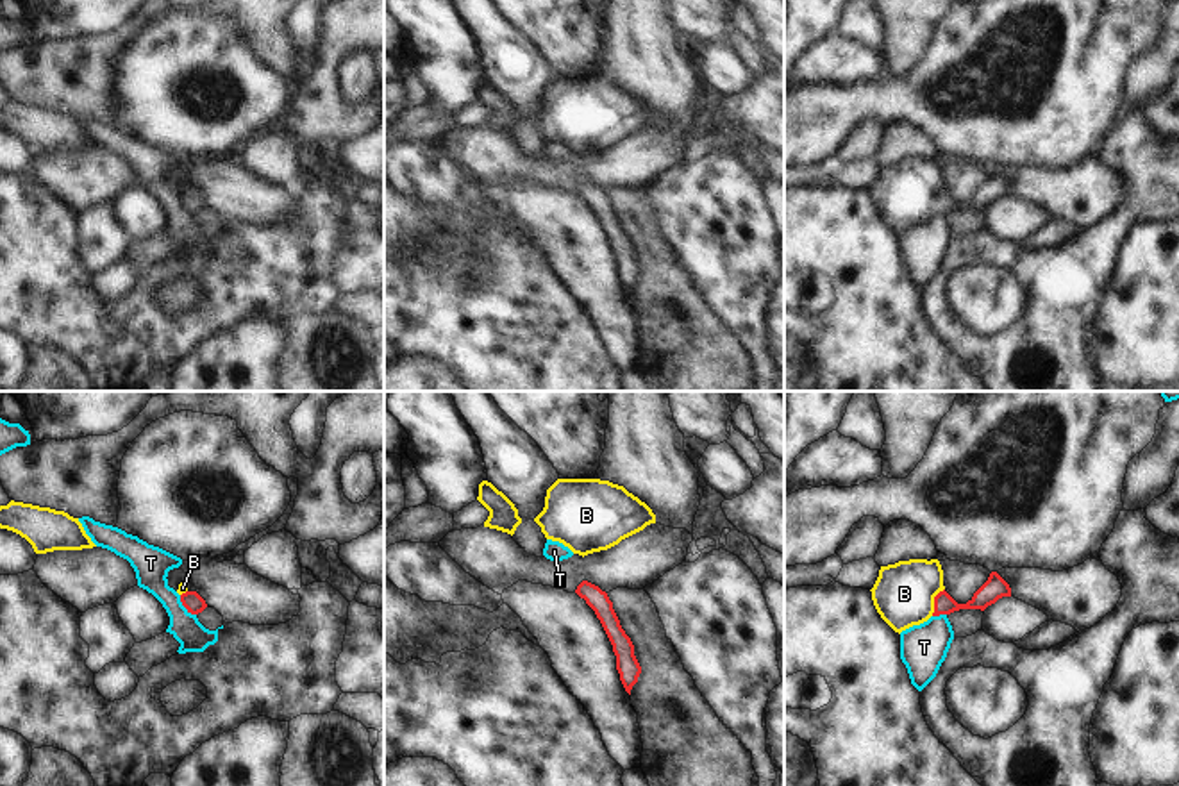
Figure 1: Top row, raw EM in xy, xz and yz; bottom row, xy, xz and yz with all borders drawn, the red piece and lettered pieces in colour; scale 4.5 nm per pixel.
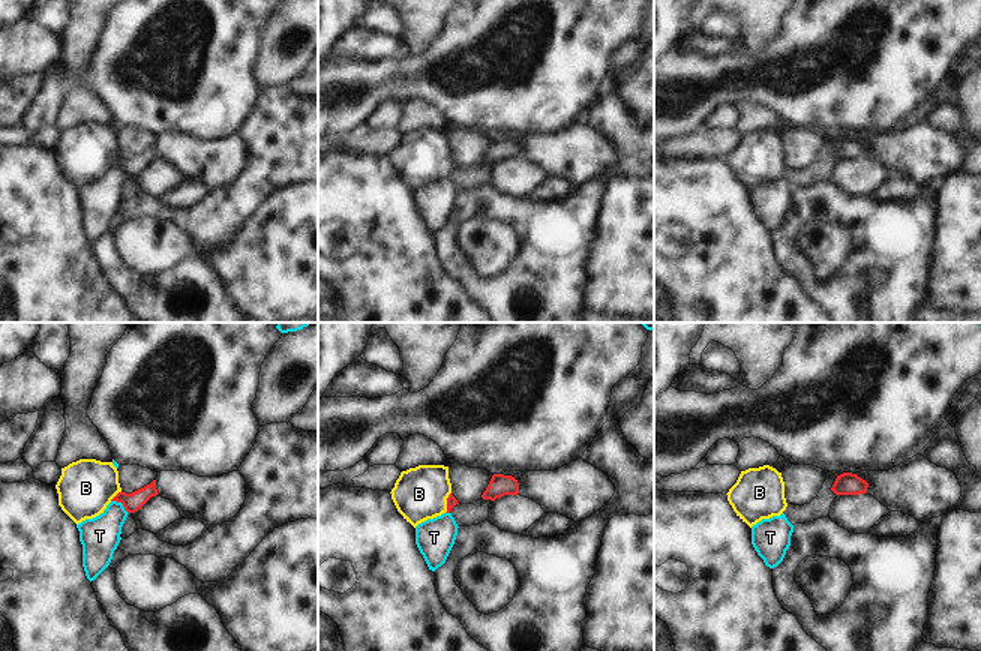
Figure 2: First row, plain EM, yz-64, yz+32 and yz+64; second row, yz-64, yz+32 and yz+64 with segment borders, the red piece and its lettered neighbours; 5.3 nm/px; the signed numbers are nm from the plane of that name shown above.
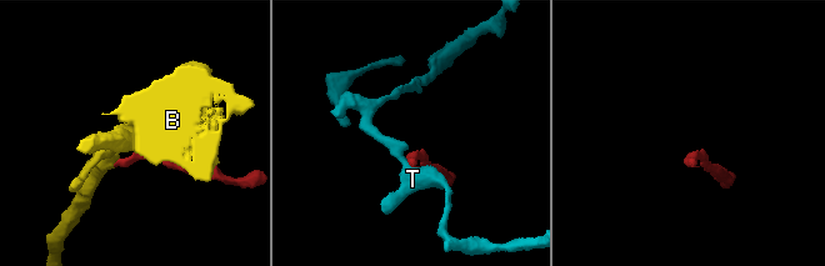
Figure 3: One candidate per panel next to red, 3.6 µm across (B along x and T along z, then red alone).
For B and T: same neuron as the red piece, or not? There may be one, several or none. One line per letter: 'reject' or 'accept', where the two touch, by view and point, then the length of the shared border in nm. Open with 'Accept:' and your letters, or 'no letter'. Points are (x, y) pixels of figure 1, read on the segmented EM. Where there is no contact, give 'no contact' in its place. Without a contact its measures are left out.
Accept: B
B: accept; meets red in yz at (935, 602); contact 140 nm long
T: reject; meets red in xy at (184, 606); contact 120 nm long

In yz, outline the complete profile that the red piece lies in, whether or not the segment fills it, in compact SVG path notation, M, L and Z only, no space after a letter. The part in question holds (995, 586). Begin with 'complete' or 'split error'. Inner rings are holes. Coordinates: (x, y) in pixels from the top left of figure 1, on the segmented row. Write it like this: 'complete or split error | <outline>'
split error | M909 559L881 566L870 591L877 613L899 634L931 616L950 615L959 609L984 611L999 598L1011 597L1009 584L997 572L991 572L966 604L957 604L945 591L938 559Z

